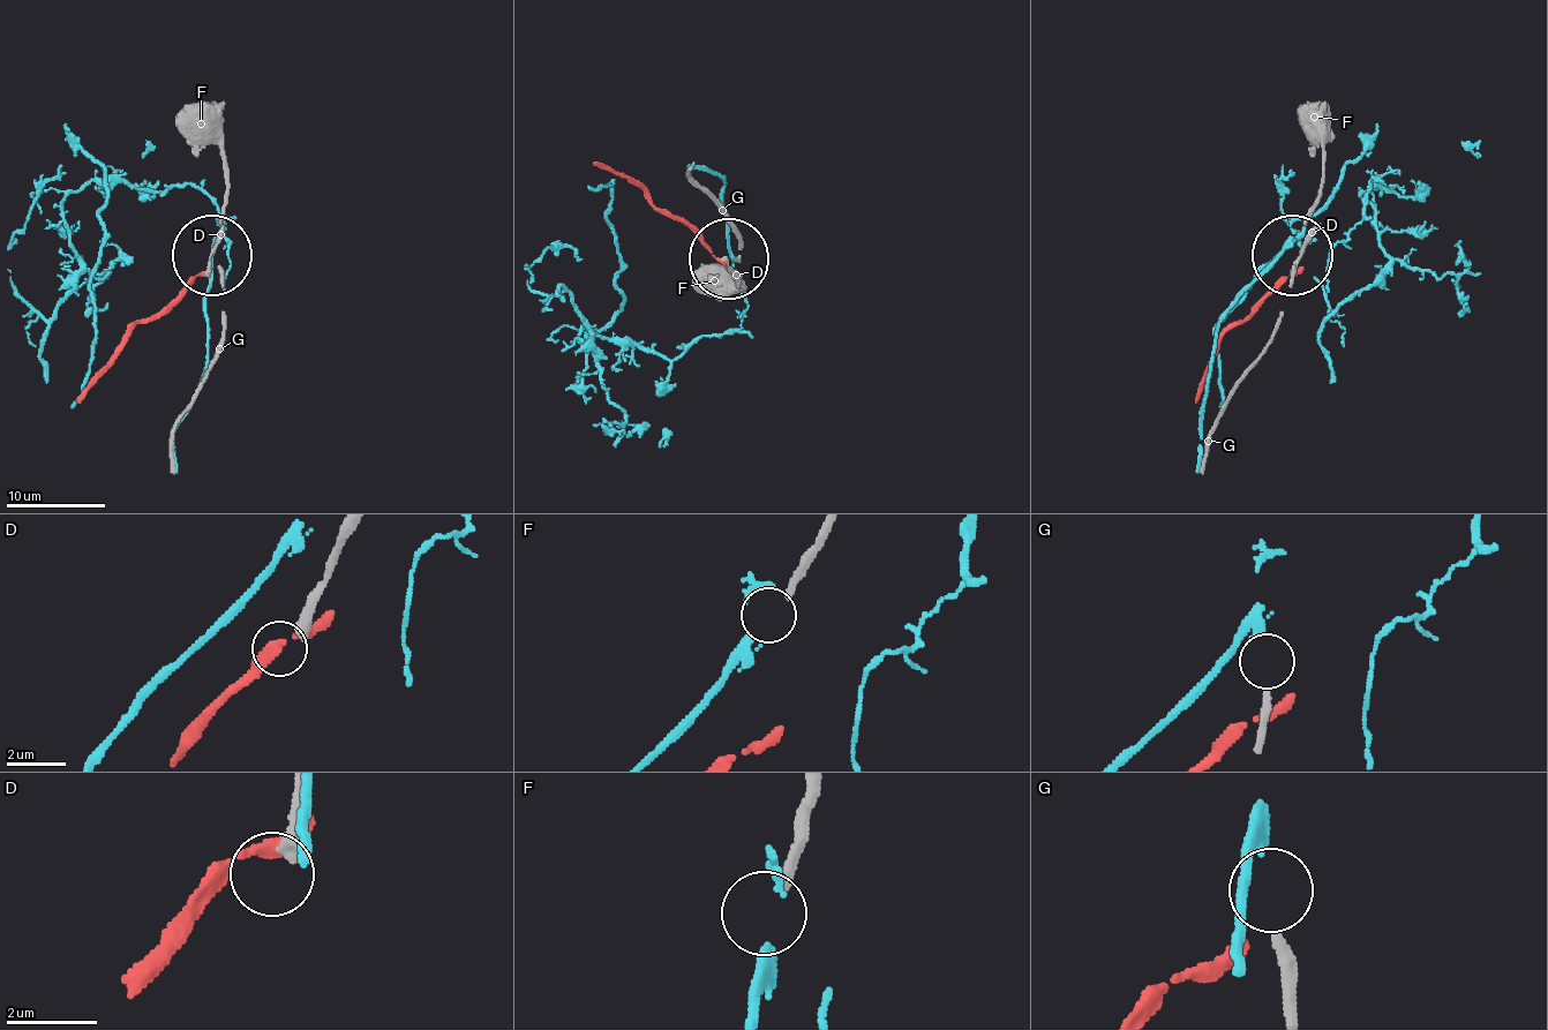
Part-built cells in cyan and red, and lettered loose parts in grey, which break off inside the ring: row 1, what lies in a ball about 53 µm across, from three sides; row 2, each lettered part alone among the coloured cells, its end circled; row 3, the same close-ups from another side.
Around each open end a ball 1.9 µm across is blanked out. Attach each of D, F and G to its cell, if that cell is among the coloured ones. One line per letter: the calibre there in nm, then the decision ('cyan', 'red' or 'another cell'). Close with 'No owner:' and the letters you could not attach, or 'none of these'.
D: 380 nm thick; another cell
F: 240 nm thick; cyan
G: 280 nm thick; another cell
No owner: D, G

